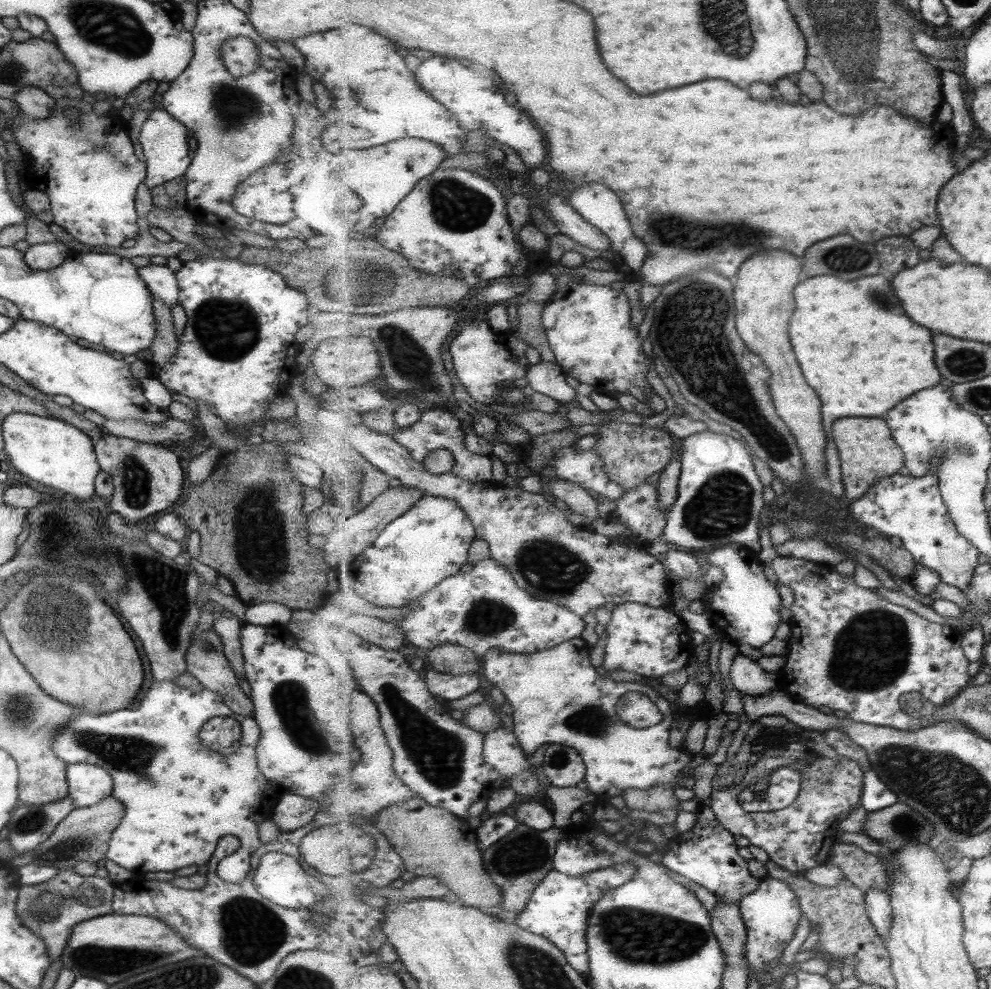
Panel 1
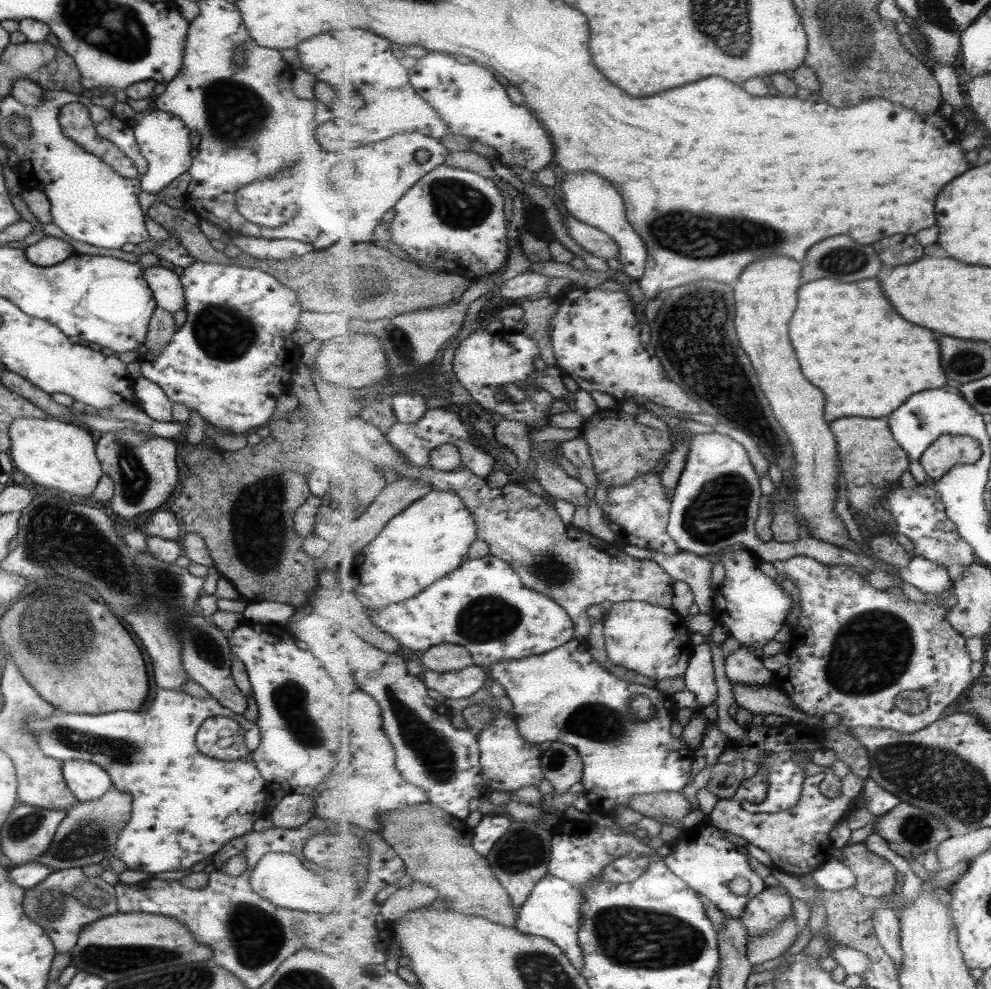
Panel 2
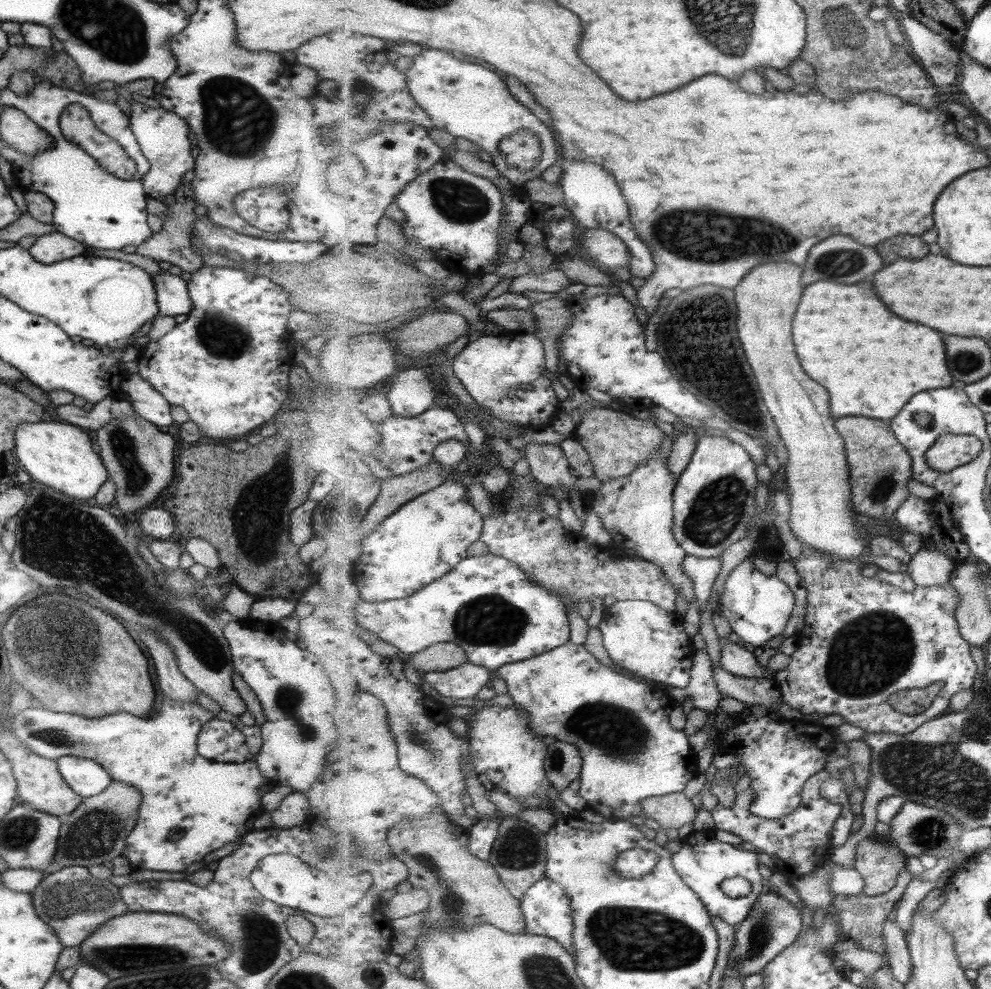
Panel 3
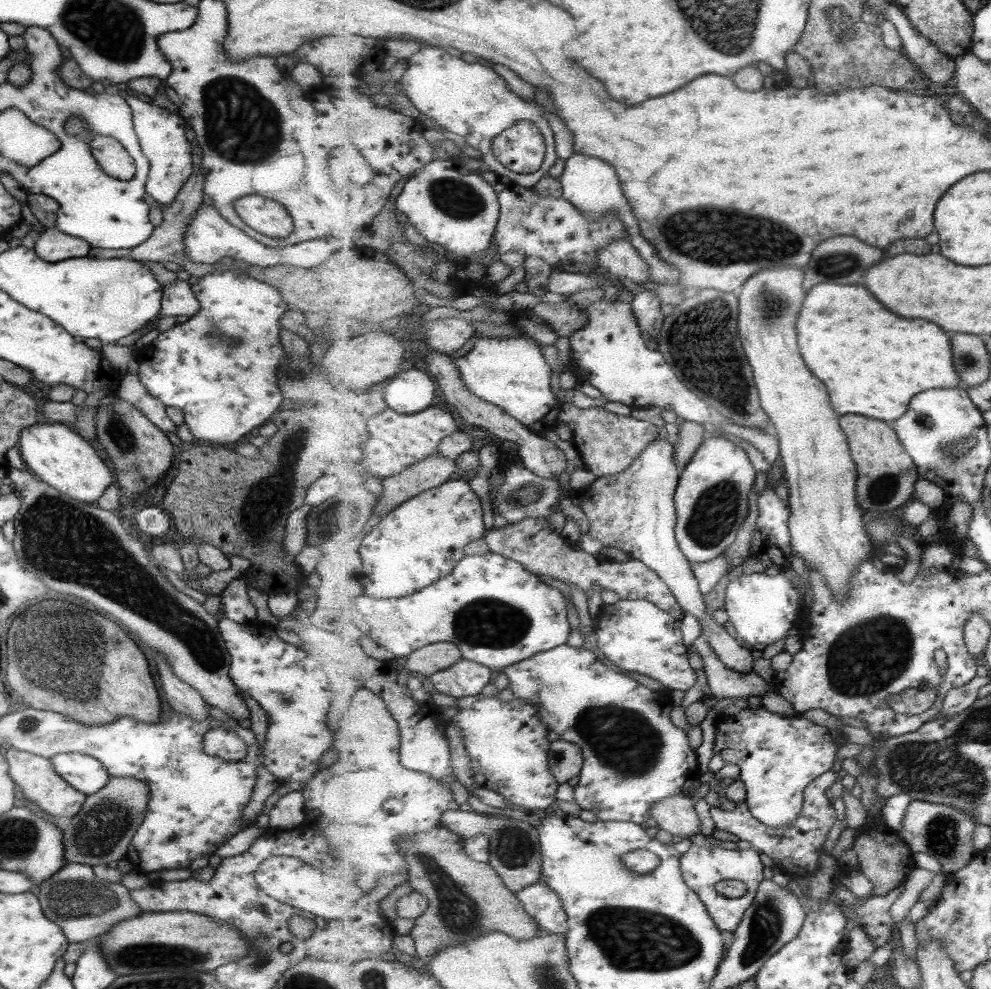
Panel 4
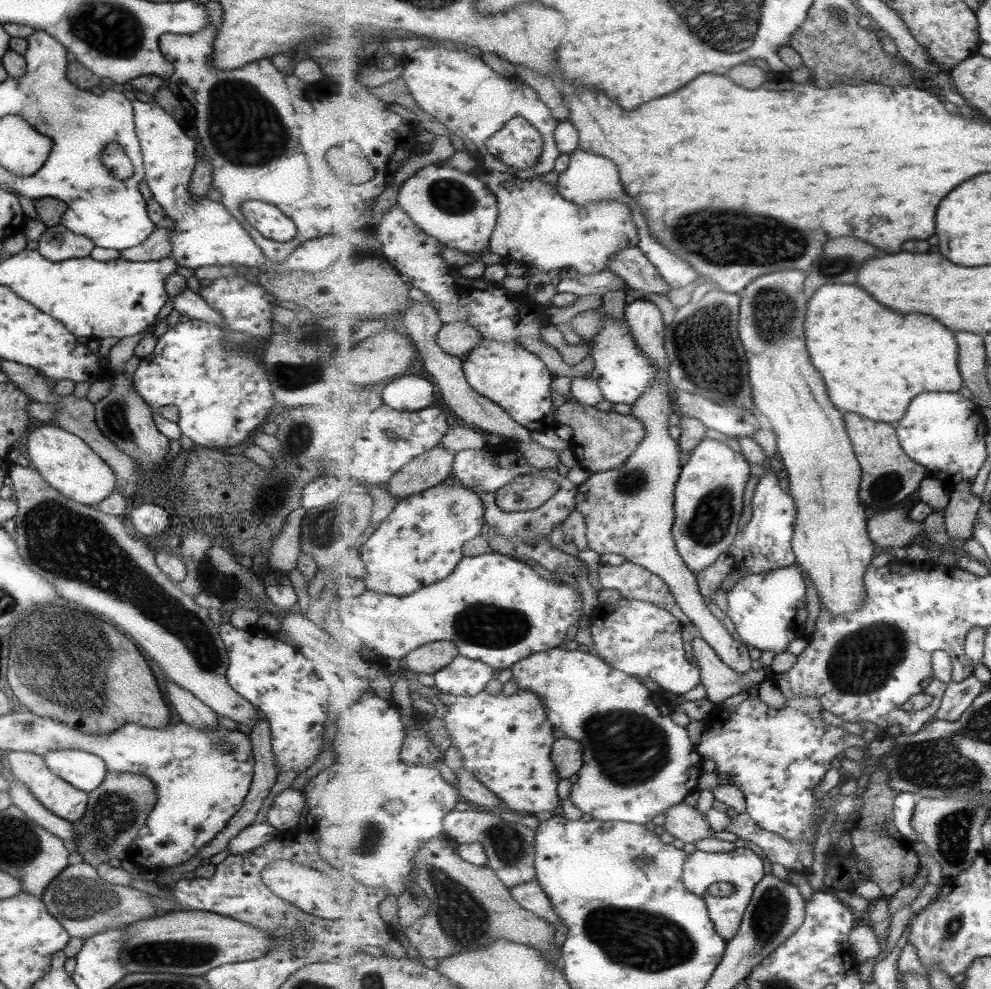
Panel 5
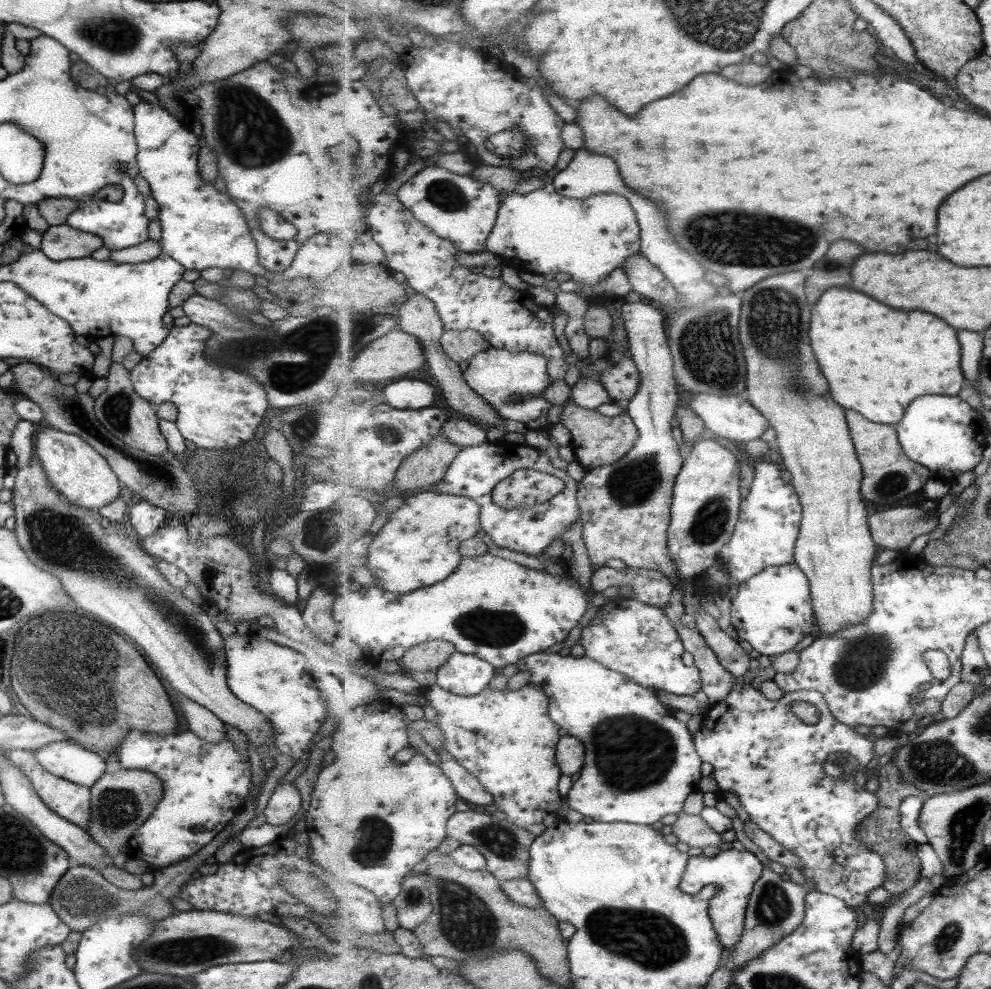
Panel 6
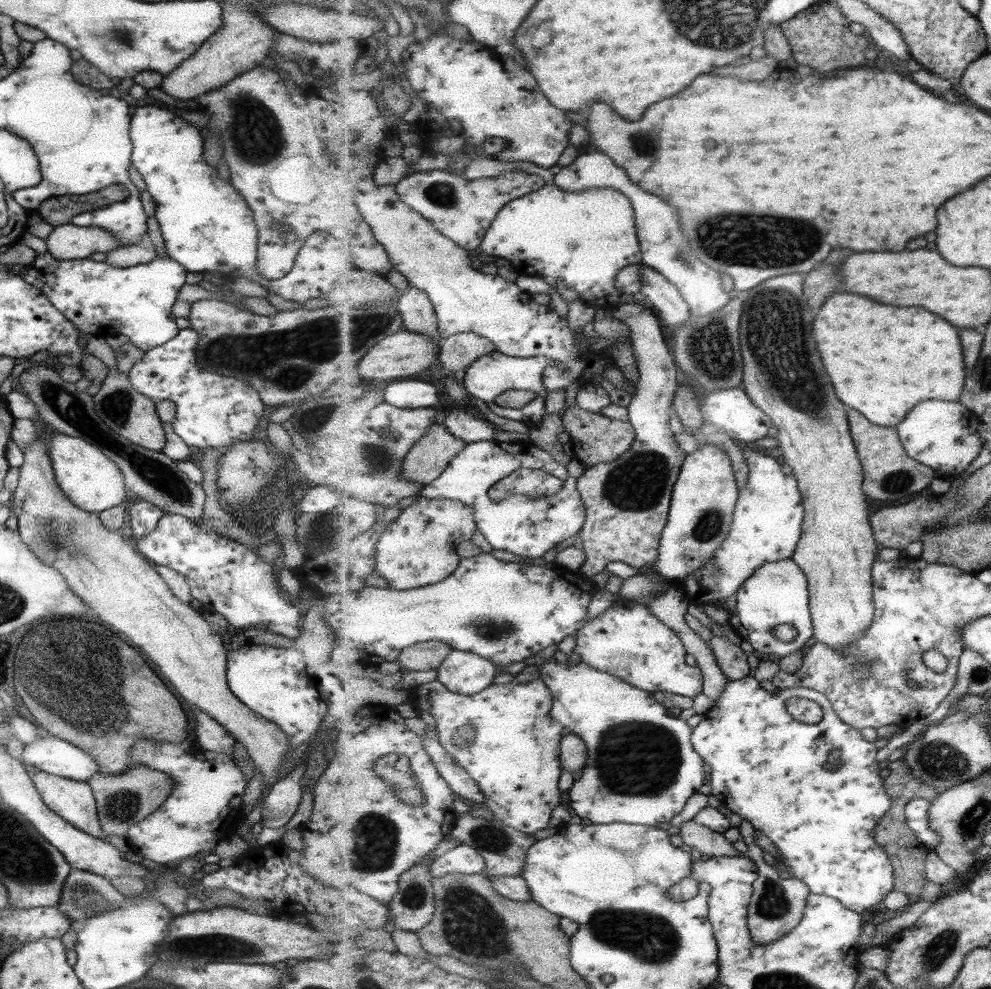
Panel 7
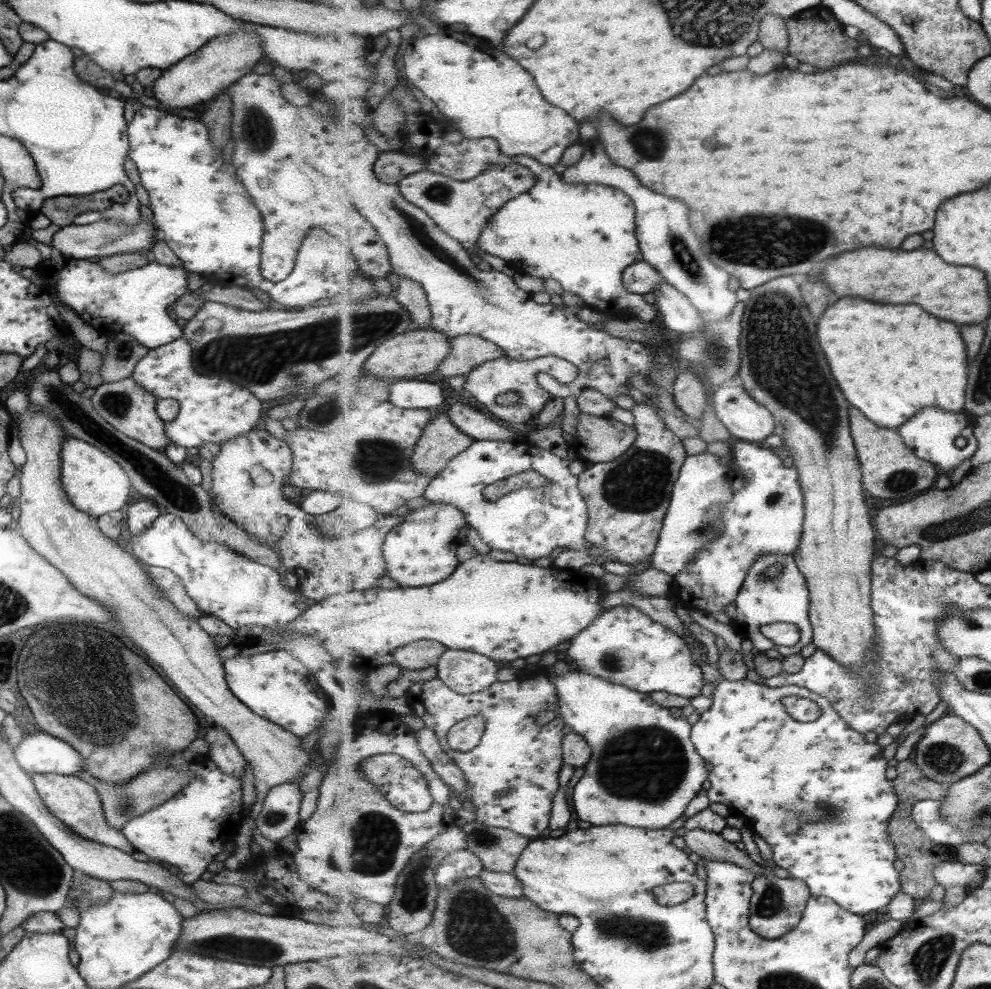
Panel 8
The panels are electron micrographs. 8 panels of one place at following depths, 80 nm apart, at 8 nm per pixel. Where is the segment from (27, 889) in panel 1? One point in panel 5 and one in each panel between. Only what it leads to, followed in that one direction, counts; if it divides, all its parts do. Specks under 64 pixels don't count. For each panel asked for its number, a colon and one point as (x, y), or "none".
2: (67, 900)
3: (70, 901)
4: (83, 906)
5: (83, 904)

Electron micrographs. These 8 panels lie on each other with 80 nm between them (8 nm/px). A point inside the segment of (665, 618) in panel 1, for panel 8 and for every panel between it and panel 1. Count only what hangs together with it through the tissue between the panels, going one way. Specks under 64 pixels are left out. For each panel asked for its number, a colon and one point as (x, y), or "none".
2: (652, 640)
3: (642, 637)
4: (638, 636)
5: (640, 638)
6: (637, 639)
7: (628, 640)
8: (624, 645)

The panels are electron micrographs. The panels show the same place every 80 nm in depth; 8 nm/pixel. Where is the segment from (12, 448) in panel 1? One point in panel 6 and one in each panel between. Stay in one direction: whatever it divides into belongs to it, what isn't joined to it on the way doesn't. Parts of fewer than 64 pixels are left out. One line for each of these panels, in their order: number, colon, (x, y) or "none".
2: (58, 455)
3: (63, 457)
4: (53, 453)
5: (63, 461)
6: (83, 477)

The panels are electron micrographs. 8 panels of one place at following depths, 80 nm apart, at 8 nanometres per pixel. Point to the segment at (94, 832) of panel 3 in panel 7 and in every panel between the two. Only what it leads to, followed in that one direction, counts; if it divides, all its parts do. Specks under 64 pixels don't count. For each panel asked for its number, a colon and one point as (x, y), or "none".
4: (99, 832)
5: (117, 808)
6: (120, 801)
7: (122, 801)

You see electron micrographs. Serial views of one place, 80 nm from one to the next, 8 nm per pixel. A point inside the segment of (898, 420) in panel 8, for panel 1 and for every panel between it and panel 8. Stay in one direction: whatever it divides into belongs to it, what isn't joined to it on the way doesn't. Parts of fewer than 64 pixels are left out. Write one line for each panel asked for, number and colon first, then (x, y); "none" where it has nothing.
1: (863, 354)
2: (854, 345)
3: (873, 361)
4: (874, 362)
5: (876, 361)
6: (878, 359)
7: (883, 359)

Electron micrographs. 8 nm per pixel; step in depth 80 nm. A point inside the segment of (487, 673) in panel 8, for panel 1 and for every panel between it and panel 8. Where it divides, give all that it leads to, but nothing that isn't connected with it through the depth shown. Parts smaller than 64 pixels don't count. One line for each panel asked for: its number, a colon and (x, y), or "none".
1: (448, 686)
2: (463, 683)
3: (465, 681)
4: (466, 678)
5: (464, 676)
6: (465, 674)
7: (467, 673)

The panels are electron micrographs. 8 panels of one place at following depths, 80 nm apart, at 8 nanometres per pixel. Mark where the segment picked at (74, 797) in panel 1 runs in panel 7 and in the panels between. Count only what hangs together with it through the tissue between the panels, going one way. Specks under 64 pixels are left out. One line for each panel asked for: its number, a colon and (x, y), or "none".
2: (86, 781)
3: (86, 778)
4: (85, 774)
5: (83, 771)
6: (67, 760)
7: (52, 755)

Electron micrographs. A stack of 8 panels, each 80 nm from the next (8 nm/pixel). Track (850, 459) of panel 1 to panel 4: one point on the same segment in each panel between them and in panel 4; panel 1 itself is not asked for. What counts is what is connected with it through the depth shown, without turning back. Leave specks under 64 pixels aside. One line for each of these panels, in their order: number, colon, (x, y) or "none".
2: (873, 462)
3: (881, 467)
4: (887, 475)

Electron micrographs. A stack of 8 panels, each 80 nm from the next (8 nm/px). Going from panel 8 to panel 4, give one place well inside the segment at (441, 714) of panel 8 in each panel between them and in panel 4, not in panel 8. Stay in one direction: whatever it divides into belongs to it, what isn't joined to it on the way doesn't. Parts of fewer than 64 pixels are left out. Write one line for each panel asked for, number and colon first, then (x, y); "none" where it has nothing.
4: (508, 744)
5: (506, 741)
6: (506, 738)
7: (515, 758)

